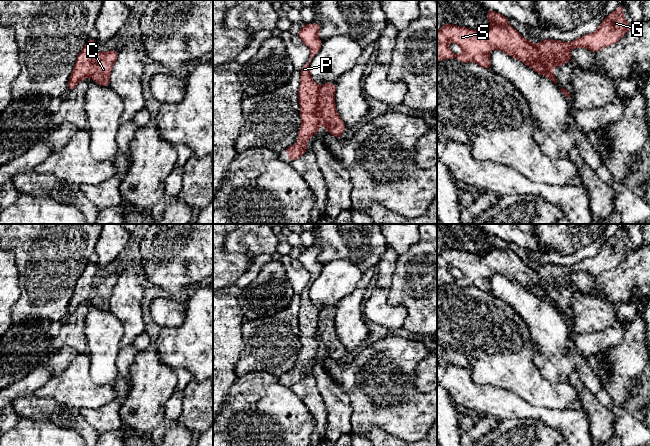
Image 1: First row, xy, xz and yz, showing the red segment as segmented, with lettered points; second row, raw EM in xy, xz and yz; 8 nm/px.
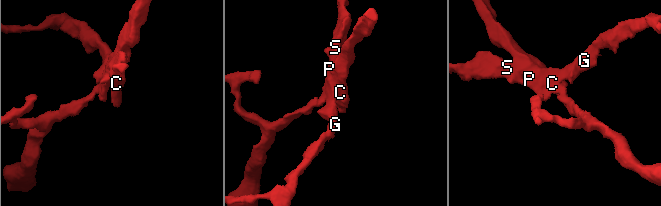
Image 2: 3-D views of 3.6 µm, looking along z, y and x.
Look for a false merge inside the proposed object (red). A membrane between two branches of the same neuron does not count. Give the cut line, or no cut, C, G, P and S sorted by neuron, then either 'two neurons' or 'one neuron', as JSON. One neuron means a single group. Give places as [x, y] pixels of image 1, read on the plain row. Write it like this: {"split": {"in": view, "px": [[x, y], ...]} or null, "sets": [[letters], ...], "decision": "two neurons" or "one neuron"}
{"split": {"in": "xz", "px": [[319, 310], [317, 339], [321, 346]]}, "sets": [["C"], ["G", "P", "S"]], "decision": "two neurons"}

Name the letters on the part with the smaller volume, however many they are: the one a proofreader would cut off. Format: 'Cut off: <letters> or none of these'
Cut off: C

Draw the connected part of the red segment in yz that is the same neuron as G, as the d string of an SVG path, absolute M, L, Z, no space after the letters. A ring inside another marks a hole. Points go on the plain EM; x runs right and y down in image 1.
M621 227L613 237L609 238L603 244L594 257L586 258L572 266L546 263L538 268L532 268L513 251L492 249L484 254L473 254L446 247L437 257L437 285L457 282L462 287L475 286L479 290L491 294L489 276L497 273L520 284L527 290L533 286L543 286L546 287L550 293L554 294L556 290L561 290L564 287L572 285L572 281L569 277L571 273L584 271L592 276L598 276L604 271L616 268L631 252L633 252L633 250L629 249L623 240L623 230ZM449 266L460 270L462 278L454 278L448 271Z

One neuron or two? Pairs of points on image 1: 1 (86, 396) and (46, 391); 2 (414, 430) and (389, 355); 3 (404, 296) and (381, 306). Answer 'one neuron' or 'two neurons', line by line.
1: one neuron
2: one neuron
3: two neurons

